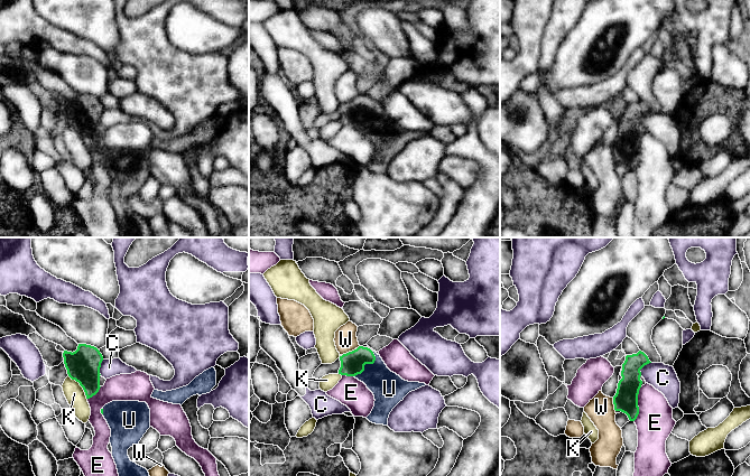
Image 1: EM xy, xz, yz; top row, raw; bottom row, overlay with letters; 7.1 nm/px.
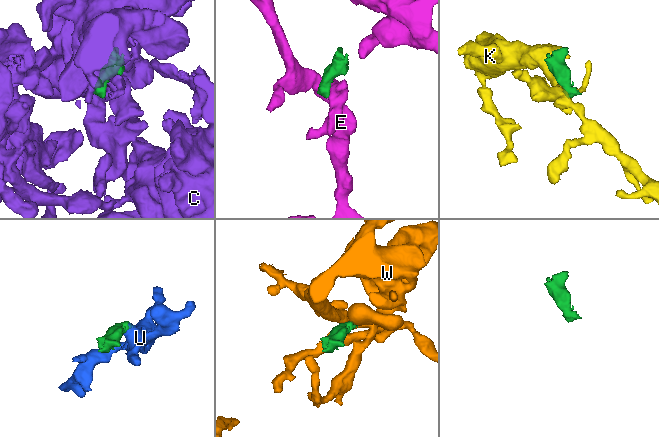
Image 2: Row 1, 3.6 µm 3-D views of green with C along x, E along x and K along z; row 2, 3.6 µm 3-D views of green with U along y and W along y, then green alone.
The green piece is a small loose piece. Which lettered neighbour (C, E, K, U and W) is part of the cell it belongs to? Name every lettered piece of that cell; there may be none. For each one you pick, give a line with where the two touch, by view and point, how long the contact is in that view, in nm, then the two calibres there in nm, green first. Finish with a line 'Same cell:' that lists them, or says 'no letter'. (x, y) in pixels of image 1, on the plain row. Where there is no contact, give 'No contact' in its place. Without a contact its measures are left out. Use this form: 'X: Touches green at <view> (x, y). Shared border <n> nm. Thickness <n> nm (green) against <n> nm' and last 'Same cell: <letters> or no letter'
U: Touches green at xz (367, 112). Shared border 240 nm. Thickness 170 nm (green) against 240 nm
Same cell: U

